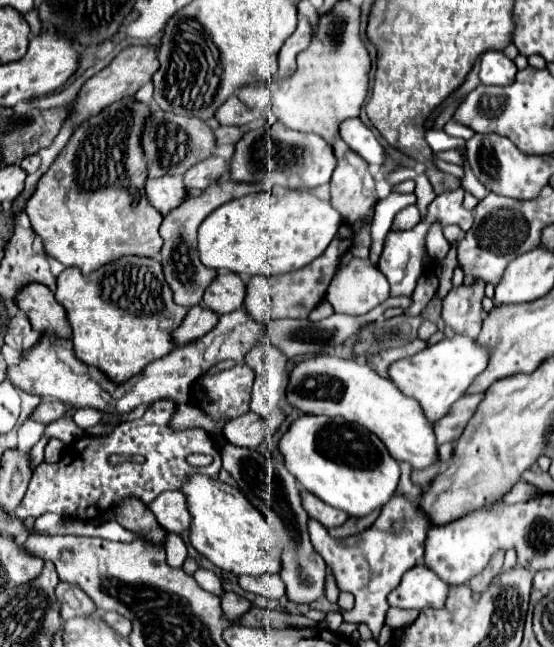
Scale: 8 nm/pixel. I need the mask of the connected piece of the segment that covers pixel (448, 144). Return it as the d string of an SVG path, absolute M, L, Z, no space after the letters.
M428 129L426 131L426 143L430 145L432 151L440 153L440 151L448 151L448 149L456 149L464 143L464 139L458 139L458 137L450 137L446 135L444 131L434 131L434 129Z

